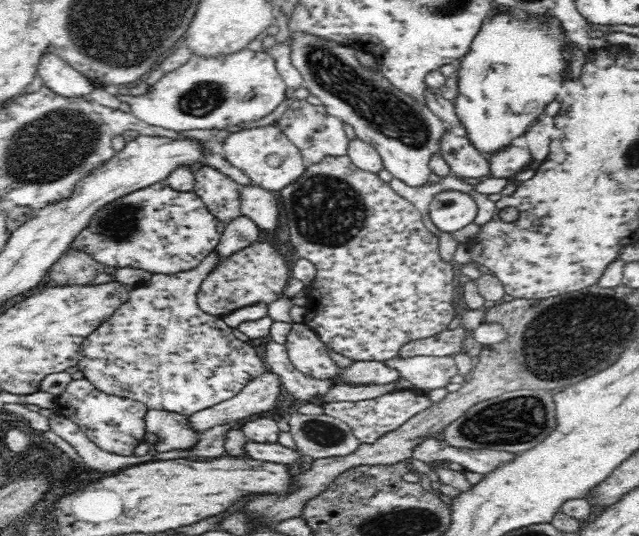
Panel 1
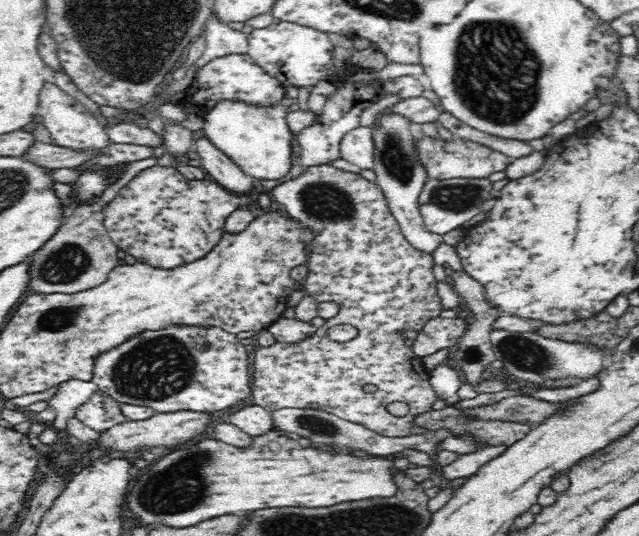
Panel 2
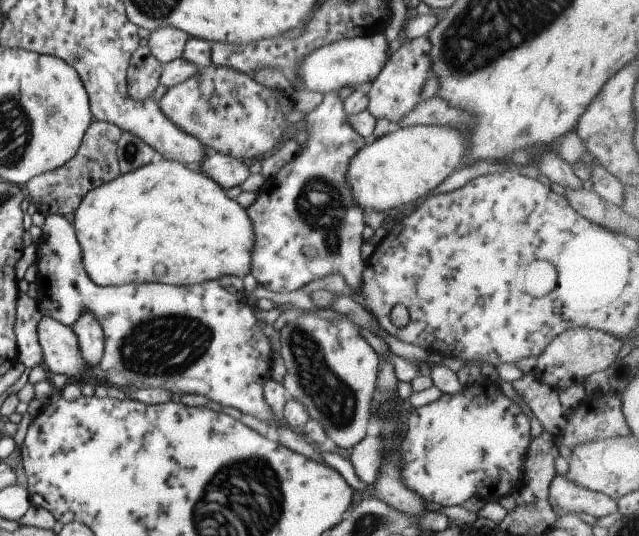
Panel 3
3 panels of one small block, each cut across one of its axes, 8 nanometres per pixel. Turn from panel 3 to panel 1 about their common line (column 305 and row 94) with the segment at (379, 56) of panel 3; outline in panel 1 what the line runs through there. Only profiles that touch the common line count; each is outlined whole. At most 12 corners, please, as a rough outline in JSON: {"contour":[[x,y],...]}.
{"contour":[[56,54],[40,58],[44,86],[82,97],[95,86]]}

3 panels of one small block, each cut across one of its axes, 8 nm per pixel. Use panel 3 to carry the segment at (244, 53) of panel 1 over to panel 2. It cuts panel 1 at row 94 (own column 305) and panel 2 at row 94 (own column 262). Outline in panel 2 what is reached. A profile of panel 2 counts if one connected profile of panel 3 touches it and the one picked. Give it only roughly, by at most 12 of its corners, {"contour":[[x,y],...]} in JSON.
{"contour":[[248,54],[210,60],[180,108],[204,118],[220,100],[268,108],[286,85]]}

